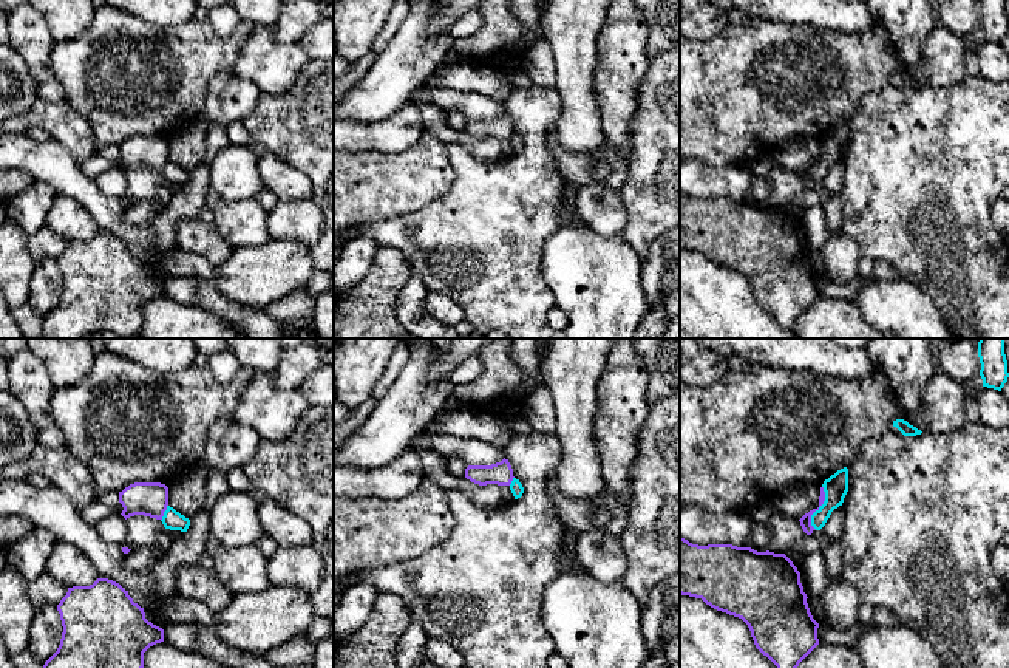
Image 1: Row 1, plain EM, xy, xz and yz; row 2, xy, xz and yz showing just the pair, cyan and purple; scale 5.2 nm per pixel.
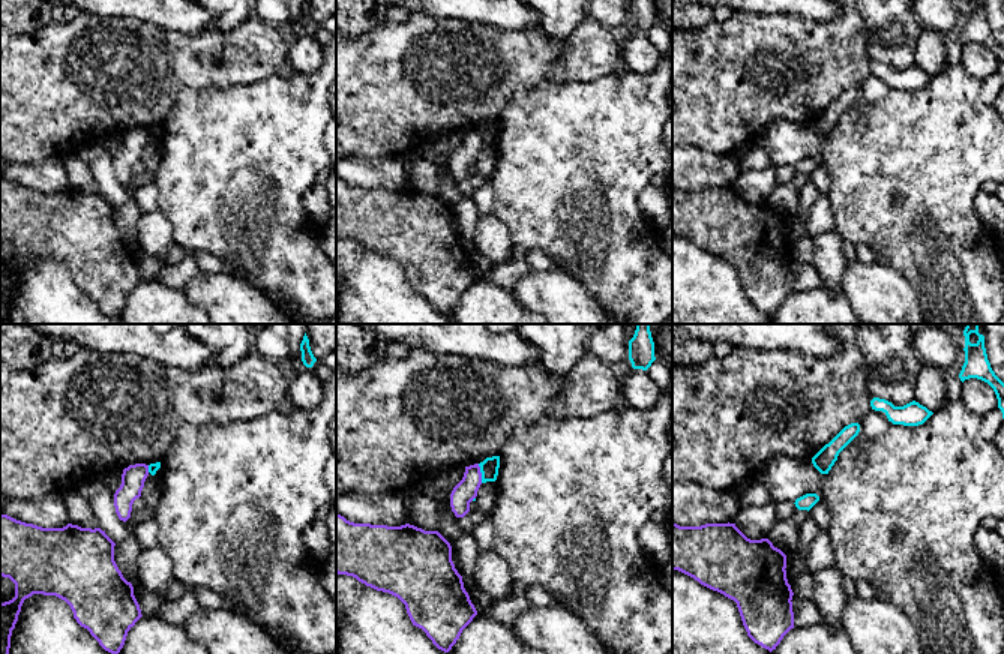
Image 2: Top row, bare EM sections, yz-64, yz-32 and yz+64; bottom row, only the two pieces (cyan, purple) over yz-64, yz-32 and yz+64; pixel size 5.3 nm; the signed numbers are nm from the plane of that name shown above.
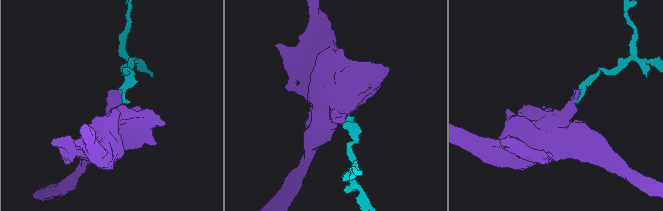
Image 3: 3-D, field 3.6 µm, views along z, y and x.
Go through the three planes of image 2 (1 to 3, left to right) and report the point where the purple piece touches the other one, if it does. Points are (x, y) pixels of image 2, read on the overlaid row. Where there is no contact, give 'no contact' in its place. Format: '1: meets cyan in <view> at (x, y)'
1: meets cyan in yz-64 at (149, 468)
2: meets cyan in yz-32 at (482, 473)
3: no contact

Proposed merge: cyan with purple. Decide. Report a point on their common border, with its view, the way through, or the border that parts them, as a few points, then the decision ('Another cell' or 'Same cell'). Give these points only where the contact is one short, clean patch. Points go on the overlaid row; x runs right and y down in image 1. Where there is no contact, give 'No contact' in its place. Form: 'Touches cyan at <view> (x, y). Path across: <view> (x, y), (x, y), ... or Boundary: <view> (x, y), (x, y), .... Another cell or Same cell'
Touches cyan at yz (819, 507). Boundary: yz (822, 486), (824, 503), (811, 515), (811, 526), (815, 529). Another cell

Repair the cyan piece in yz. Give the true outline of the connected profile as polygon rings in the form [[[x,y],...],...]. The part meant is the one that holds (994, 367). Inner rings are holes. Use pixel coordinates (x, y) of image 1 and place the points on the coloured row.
[[[980,339],[978,357],[983,387],[1001,391],[1009,377],[1004,339]]]

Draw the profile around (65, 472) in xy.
[[[39,444],[25,461],[2,467],[3,479],[28,479],[32,475],[45,476],[80,512],[99,499],[90,469],[74,458],[65,445],[51,448]]]

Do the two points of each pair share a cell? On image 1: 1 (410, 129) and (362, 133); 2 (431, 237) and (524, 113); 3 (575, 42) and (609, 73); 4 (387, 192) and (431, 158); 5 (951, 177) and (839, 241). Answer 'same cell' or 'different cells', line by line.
1: same cell
2: same cell
3: different cells
4: same cell
5: different cells

